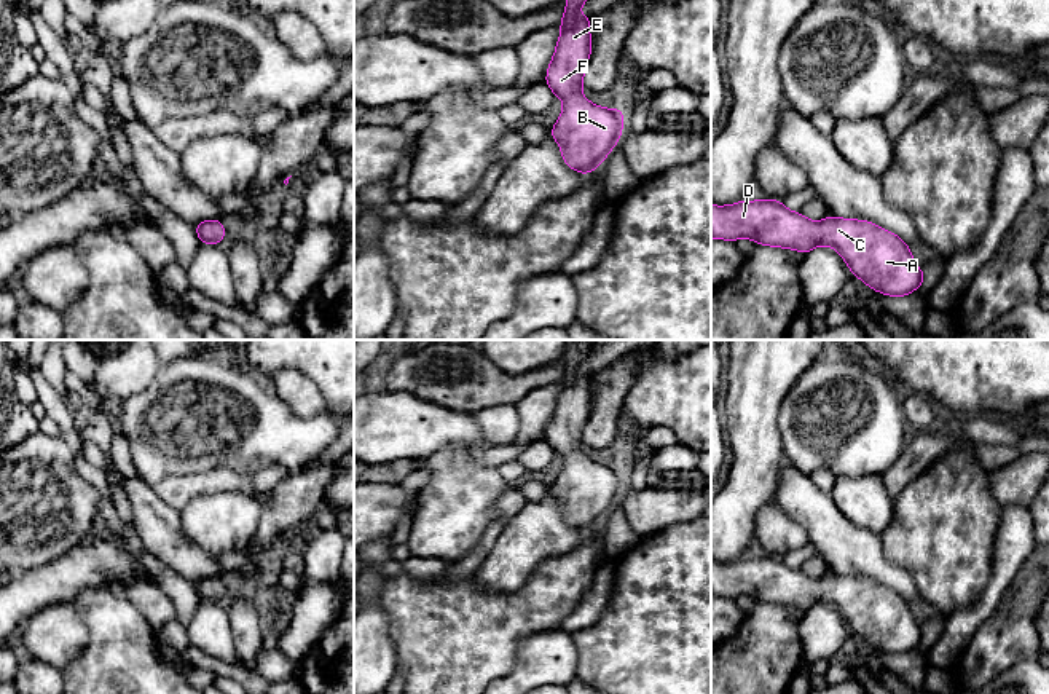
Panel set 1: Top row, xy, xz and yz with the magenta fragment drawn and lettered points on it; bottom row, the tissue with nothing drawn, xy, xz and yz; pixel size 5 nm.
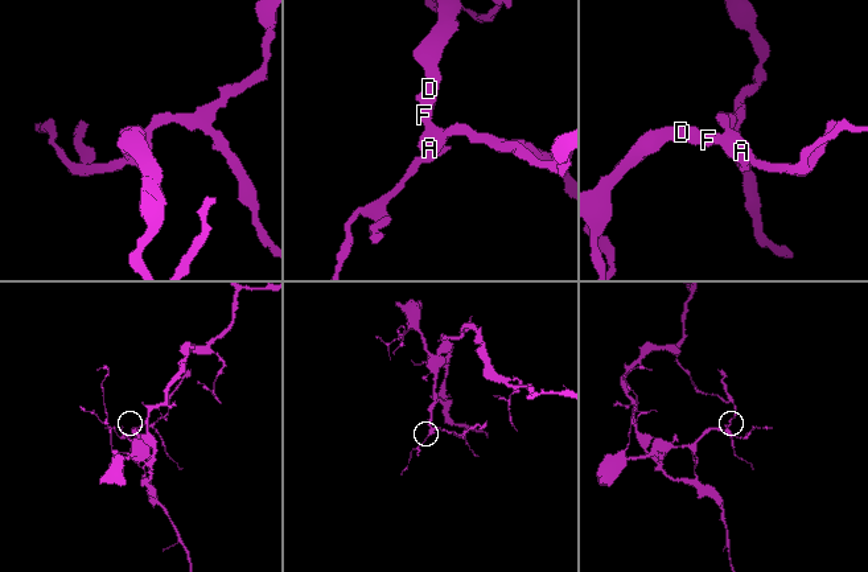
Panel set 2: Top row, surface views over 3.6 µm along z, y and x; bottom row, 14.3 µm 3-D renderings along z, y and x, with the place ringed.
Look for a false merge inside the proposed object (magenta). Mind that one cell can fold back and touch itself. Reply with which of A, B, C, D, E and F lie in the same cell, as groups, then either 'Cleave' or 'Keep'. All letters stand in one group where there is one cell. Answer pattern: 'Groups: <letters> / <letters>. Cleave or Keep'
Groups: A B C D E F. Keep

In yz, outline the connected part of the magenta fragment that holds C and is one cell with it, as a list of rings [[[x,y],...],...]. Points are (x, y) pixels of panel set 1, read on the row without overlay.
[[[772,555],[722,565],[711,562],[711,595],[749,595],[762,603],[802,611],[824,601],[835,606],[853,633],[872,648],[902,654],[923,643],[925,629],[915,622],[909,603],[894,590],[867,578],[834,573],[813,579]]]

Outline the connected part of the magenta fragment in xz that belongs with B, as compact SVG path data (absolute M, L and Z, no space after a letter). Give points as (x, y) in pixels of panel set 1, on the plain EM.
M566 340L566 370L558 380L563 389L545 434L547 444L564 458L550 491L561 504L564 522L585 533L604 520L623 485L622 466L598 464L580 451L591 410L588 384L593 375L577 369L595 348L583 340Z

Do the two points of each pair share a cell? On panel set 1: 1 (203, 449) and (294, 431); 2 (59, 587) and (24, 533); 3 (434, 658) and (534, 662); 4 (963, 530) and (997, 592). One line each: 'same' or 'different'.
1: same
2: different
3: different
4: different

